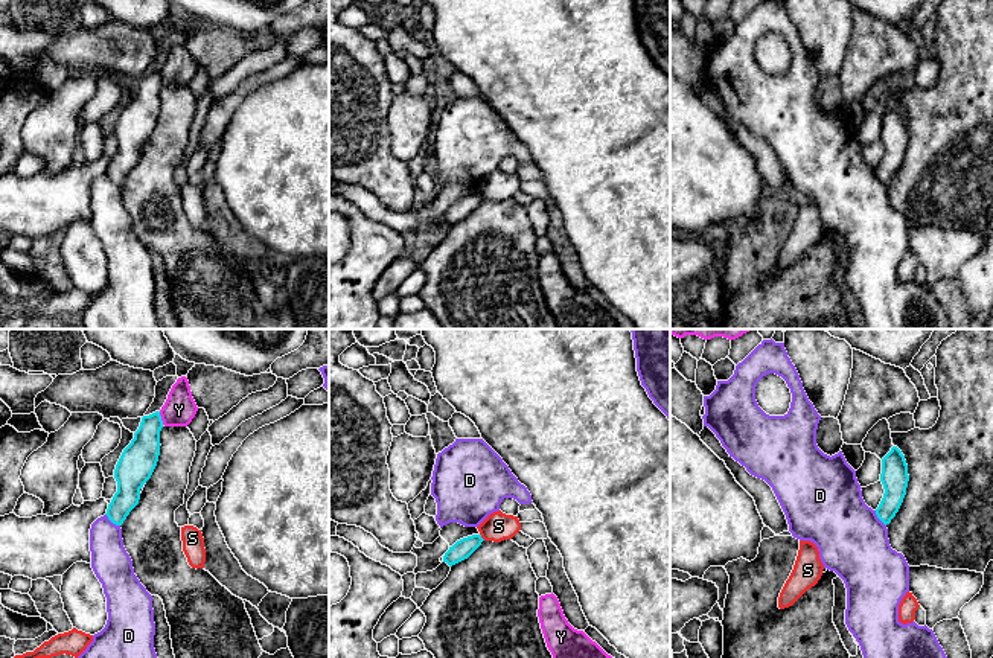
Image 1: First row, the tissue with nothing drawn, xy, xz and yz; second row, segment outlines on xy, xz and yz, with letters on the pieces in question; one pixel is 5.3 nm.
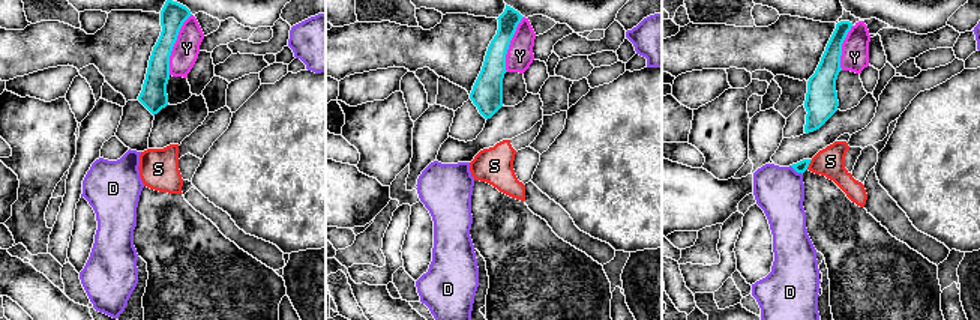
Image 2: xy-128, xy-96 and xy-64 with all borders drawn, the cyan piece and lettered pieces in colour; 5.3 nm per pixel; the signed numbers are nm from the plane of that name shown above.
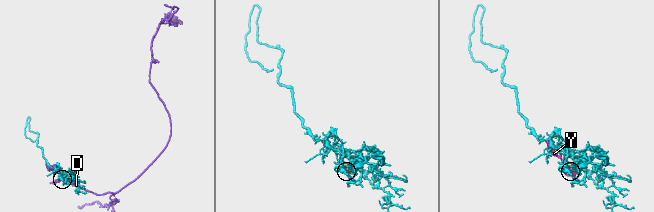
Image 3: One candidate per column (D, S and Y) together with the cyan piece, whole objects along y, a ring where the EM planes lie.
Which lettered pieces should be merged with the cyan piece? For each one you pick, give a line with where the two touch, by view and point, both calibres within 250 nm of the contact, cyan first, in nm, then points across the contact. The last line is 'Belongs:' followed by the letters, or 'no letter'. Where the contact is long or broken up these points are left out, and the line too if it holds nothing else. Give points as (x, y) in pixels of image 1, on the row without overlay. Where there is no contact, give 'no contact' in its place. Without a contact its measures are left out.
Belongs: no letter

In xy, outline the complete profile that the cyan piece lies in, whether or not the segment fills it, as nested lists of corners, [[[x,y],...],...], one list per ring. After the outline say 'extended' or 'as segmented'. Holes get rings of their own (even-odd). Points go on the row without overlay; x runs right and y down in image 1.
[[[160,70],[143,75],[134,97],[123,108],[116,128],[117,151],[107,168],[108,178],[122,184],[129,171],[139,163],[140,148],[151,137],[160,114]]] | as segmented

